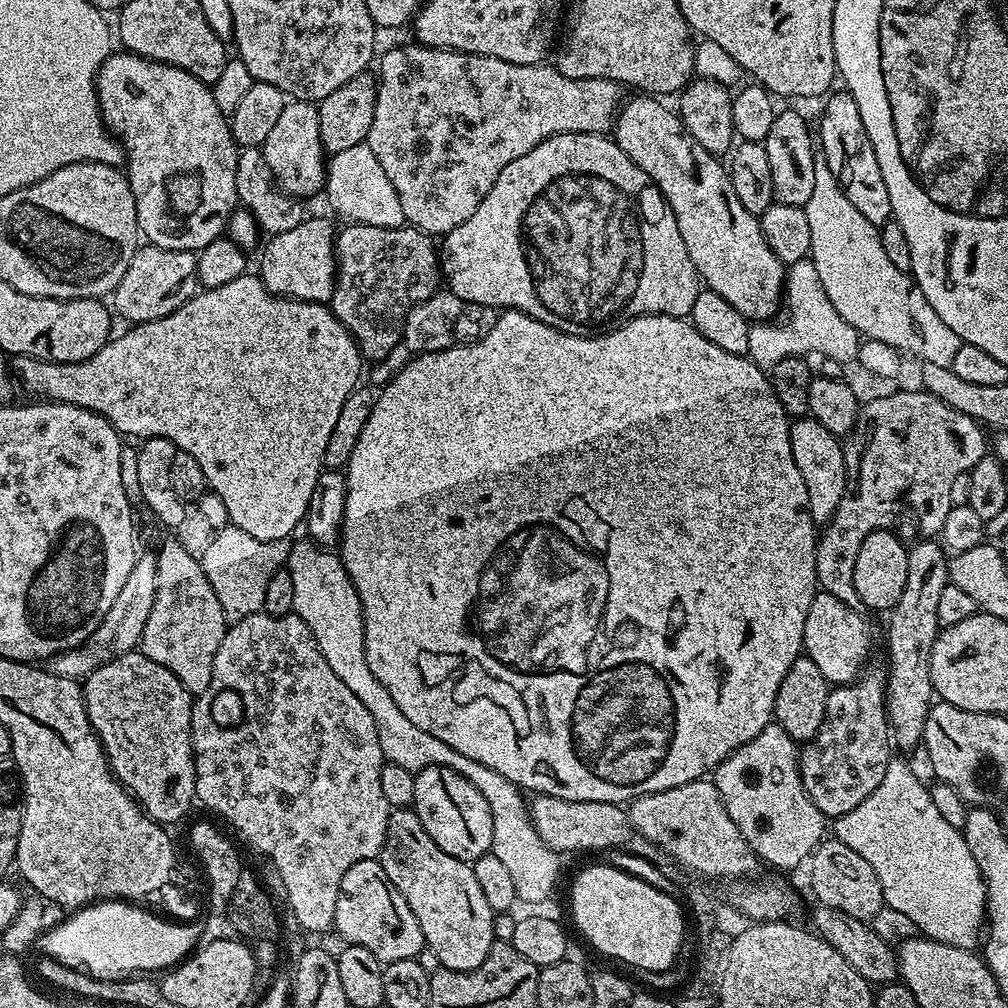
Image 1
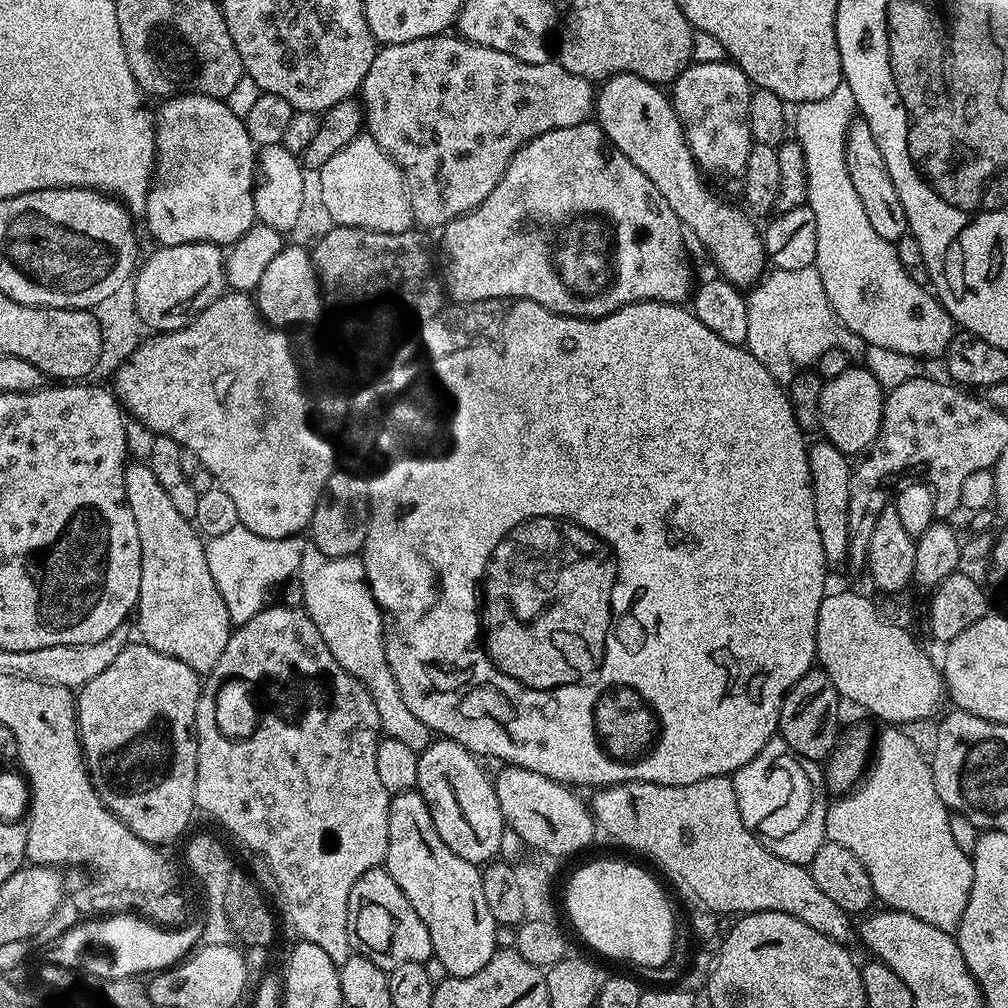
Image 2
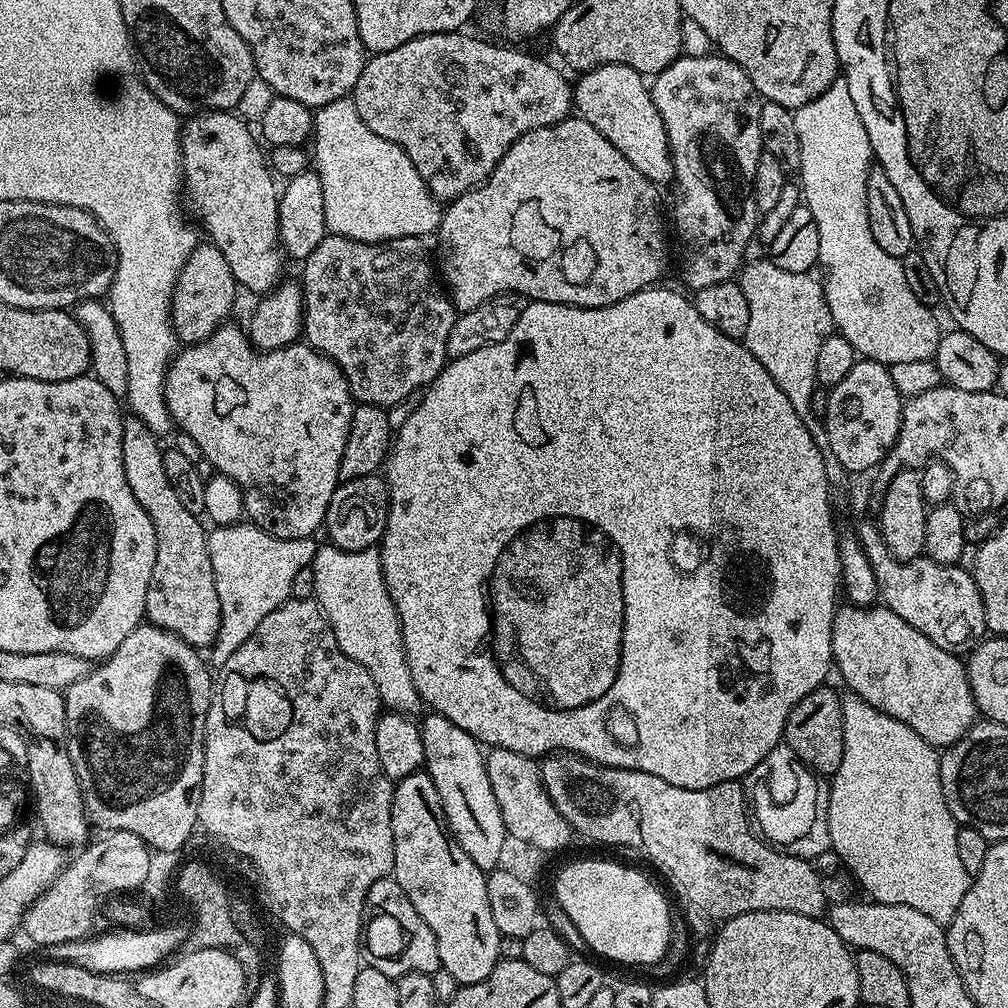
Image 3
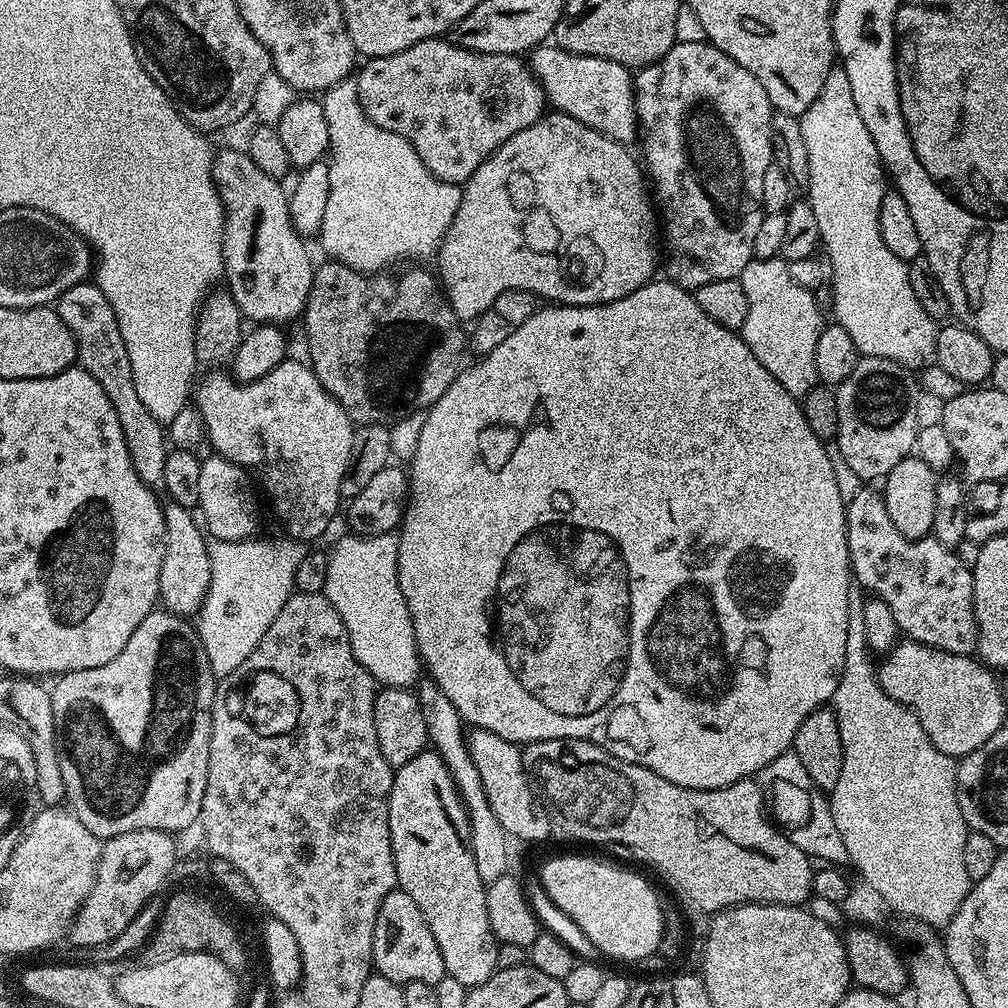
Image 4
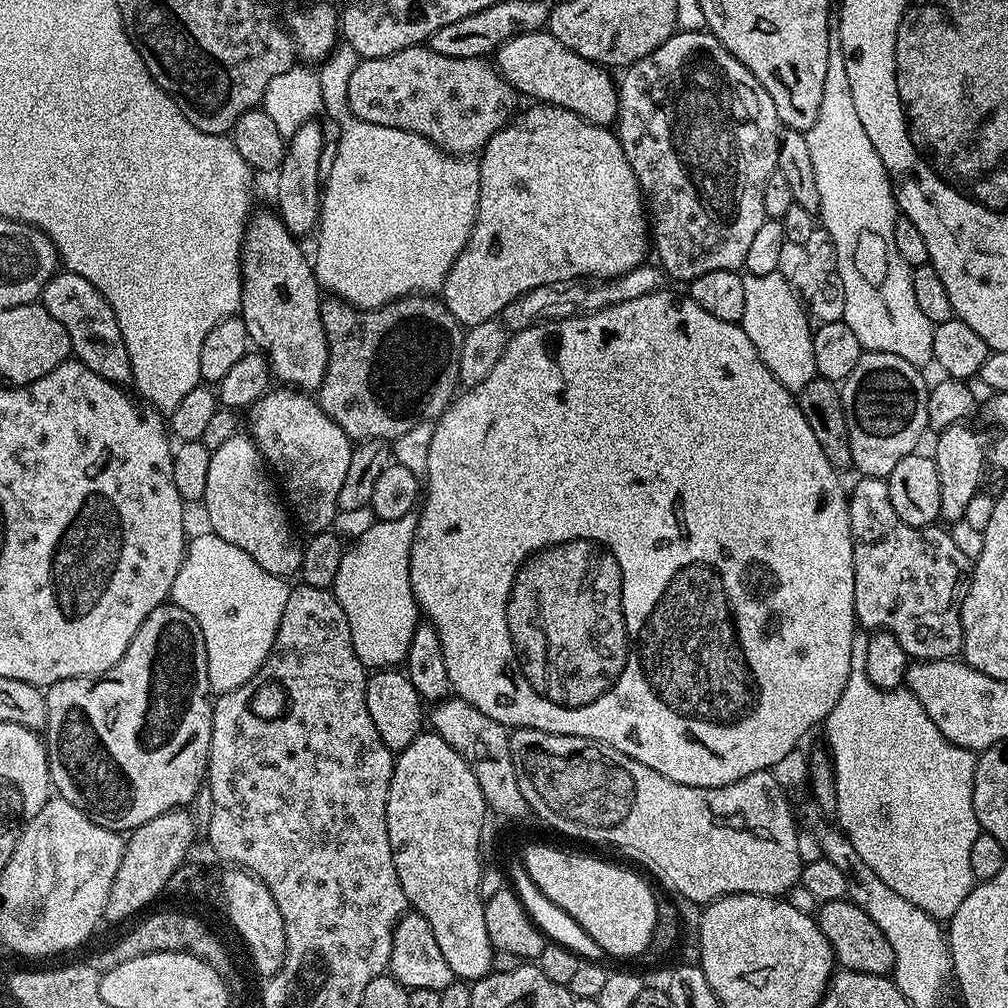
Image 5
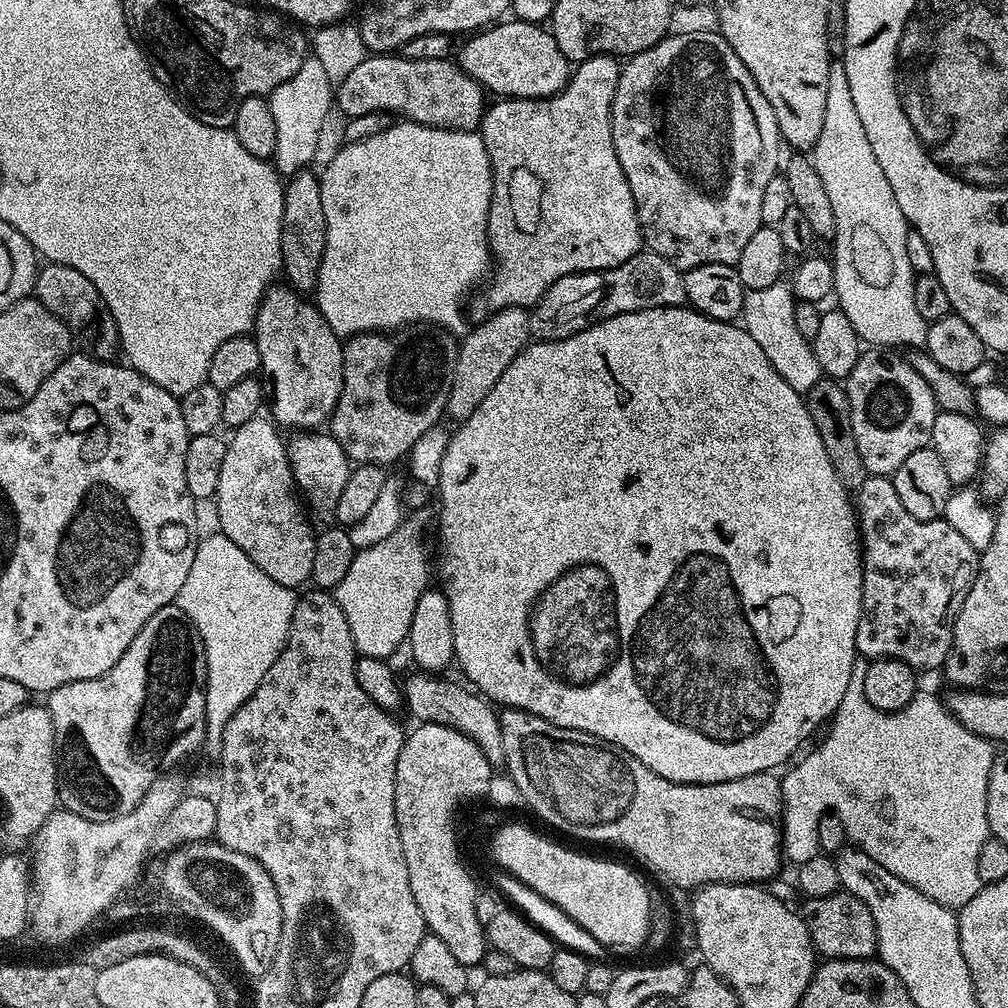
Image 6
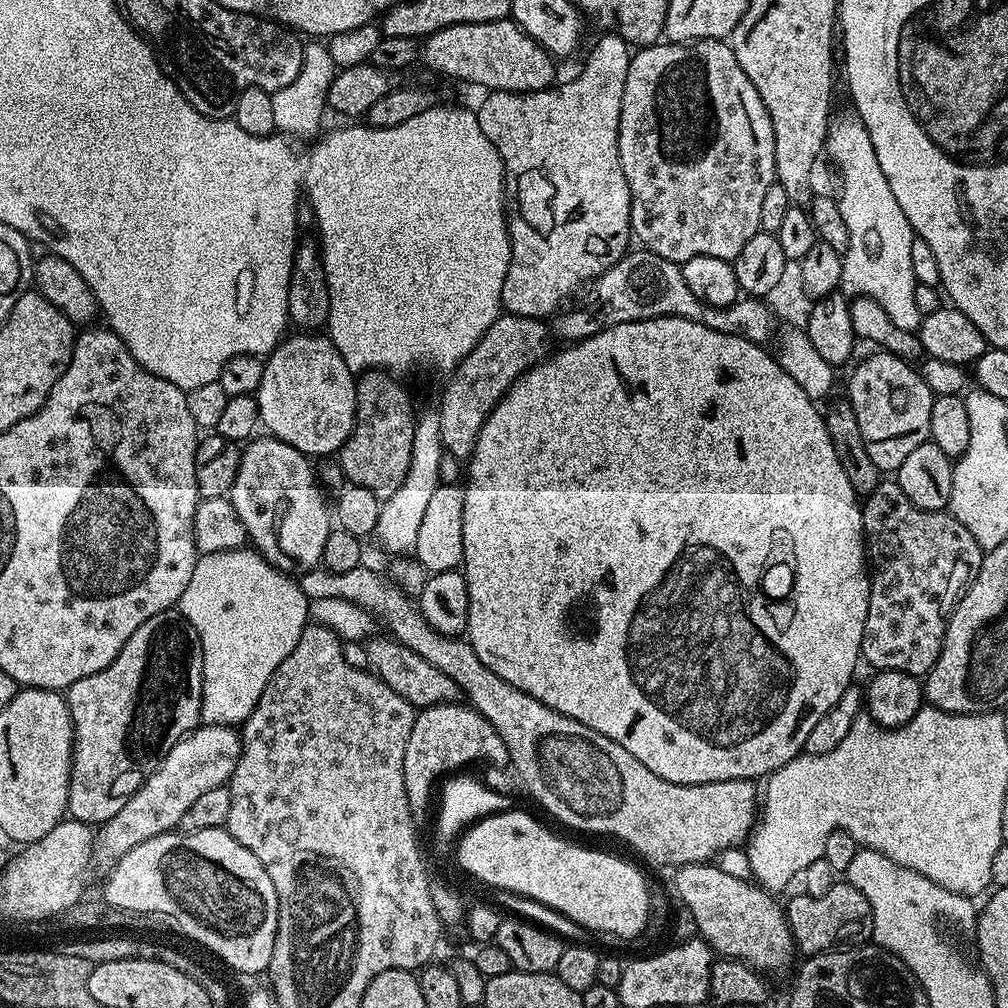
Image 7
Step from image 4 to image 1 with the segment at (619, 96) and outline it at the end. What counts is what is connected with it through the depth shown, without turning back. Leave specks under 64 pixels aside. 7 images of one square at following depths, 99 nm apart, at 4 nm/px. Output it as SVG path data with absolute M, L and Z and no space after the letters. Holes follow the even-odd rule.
M636 94L633 97L629 104L627 101L621 107L614 121L616 145L660 188L660 193L676 216L678 234L682 234L682 242L686 242L686 250L707 291L722 294L722 298L726 298L726 302L730 302L730 306L734 306L734 310L738 310L738 314L742 314L749 322L771 321L771 316L779 308L781 311L785 299L786 268L770 250L758 217L750 214L750 210L738 202L738 194L734 194L727 167L723 163L720 165L716 161L719 159L693 138L679 115L664 105L667 103L647 94Z

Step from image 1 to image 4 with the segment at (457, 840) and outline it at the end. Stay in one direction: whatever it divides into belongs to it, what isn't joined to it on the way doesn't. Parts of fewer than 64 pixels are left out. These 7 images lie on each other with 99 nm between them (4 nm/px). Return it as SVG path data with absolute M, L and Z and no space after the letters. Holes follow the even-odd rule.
M430 678L421 679L417 683L416 693L422 708L422 718L425 719L429 743L452 772L456 788L468 810L469 844L472 847L475 865L478 866L478 876L487 885L509 873L504 845L506 833L502 830L497 818L494 817L494 812L490 810L485 791L482 789L482 780L478 775L478 768L474 766L474 760L470 757L466 728L458 710L454 709L450 698L442 693L442 690Z

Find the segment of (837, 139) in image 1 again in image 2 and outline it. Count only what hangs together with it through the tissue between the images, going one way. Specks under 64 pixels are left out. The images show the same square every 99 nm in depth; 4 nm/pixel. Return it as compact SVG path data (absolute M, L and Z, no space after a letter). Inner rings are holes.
M863 118L853 119L846 134L846 170L850 174L850 182L858 194L859 201L866 209L866 218L878 238L886 238L893 242L900 240L908 232L906 210L902 210L902 202L898 198L898 190L894 190L894 182L890 178L890 170L886 170L886 162L882 158L882 150L878 150L878 142Z

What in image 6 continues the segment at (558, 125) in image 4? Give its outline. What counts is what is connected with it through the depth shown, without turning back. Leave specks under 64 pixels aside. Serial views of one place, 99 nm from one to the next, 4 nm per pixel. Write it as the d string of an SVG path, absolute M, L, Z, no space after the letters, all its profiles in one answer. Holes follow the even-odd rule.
M615 55L587 56L585 60L575 65L574 71L569 75L568 85L558 94L543 96L540 100L517 100L515 98L500 98L487 105L484 119L479 126L480 137L484 140L486 154L490 158L492 167L492 201L488 215L488 250L494 267L487 281L488 289L484 292L484 304L488 310L498 308L531 309L536 301L544 296L544 292L558 278L569 276L575 272L601 272L604 268L616 268L626 262L635 252L641 251L642 237L640 223L636 213L634 194L630 194L630 182L626 182L626 174L622 166L618 166L618 154L614 154L612 141L612 103L614 90L618 90L618 78L622 67L621 61Z

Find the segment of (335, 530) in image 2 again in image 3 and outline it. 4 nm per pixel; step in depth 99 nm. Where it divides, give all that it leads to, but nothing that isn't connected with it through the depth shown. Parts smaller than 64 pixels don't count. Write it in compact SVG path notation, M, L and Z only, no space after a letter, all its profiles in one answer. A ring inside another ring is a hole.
M383 475L363 476L337 484L330 498L330 506L326 506L326 518L322 532L327 543L335 548L357 552L379 545L388 517L388 481Z

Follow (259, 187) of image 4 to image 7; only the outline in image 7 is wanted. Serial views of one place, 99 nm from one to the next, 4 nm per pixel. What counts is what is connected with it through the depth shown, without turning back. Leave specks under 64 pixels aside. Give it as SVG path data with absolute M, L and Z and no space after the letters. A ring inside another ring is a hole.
M296 334L300 336L289 335L287 338L281 339L280 343L277 344L274 351L269 352L266 359L264 360L264 373L262 374L262 382L260 383L260 388L255 392L256 405L260 411L260 422L261 425L267 430L273 437L281 440L284 443L288 443L290 446L294 447L304 453L305 456L309 458L316 458L316 456L324 456L320 458L328 458L331 454L339 453L340 447L346 442L346 438L350 438L352 433L352 427L356 421L356 381L357 377L354 375L351 368L348 367L348 361L343 354L341 354L340 349L332 343L331 339L324 334Z

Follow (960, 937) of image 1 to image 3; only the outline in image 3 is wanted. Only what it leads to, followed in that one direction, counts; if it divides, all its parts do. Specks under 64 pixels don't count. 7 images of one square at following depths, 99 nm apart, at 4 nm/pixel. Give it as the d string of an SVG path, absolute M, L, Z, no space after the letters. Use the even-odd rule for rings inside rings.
M845 695L842 714L842 766L831 776L832 789L829 787L826 792L831 851L836 852L837 858L849 868L851 879L859 887L861 884L875 903L914 906L926 918L934 918L934 922L946 926L954 918L962 898L966 898L970 876L958 858L958 825L942 794L940 752L914 734L906 722L890 718L890 714L870 706L860 696Z

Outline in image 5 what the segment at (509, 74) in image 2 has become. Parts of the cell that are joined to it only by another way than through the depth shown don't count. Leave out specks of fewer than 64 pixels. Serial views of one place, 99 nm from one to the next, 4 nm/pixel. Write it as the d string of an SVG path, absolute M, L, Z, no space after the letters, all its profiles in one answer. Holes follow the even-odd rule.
M413 46L382 58L361 59L359 63L346 79L348 108L355 119L413 132L454 156L471 157L479 153L495 132L512 123L518 112L517 89L512 88L487 59L478 56L450 58L427 46Z

